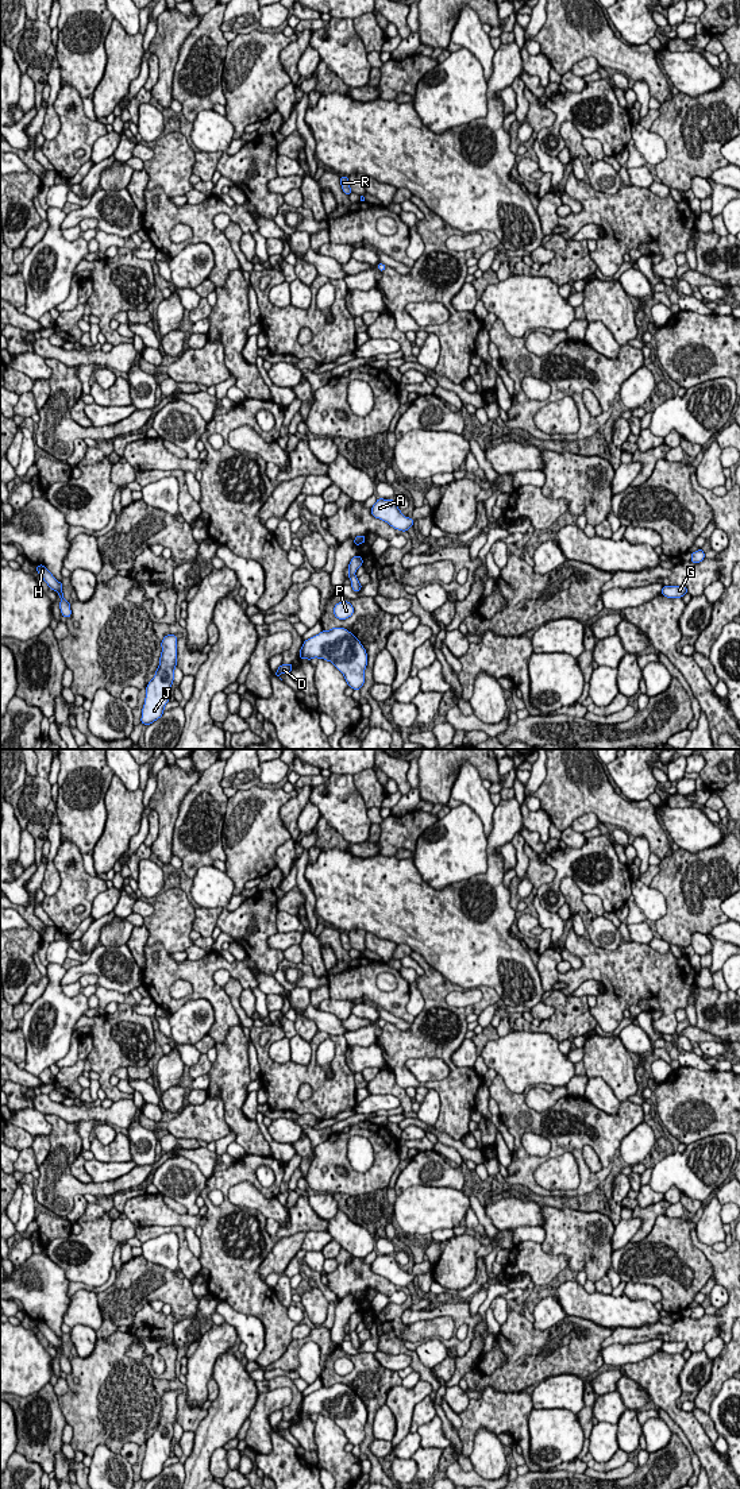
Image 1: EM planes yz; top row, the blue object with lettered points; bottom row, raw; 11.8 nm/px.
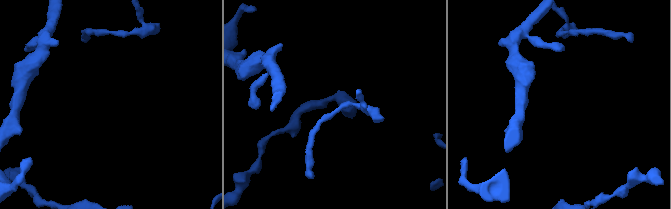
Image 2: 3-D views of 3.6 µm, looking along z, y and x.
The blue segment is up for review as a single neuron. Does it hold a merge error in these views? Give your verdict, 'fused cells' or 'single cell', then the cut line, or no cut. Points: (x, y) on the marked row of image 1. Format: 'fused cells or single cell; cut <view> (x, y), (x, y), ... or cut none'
single cell; cut none

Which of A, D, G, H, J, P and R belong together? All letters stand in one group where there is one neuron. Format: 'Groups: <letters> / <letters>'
Groups: A D G H J P R

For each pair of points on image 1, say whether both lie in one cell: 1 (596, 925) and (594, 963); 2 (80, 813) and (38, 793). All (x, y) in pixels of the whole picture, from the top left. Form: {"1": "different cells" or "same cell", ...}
{"1": "different cells", "2": "different cells"}

